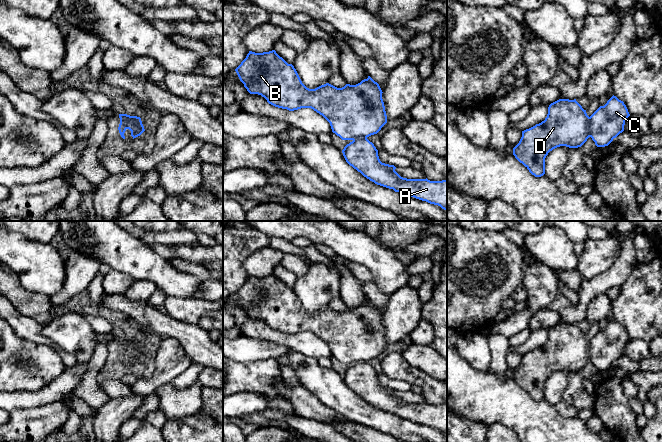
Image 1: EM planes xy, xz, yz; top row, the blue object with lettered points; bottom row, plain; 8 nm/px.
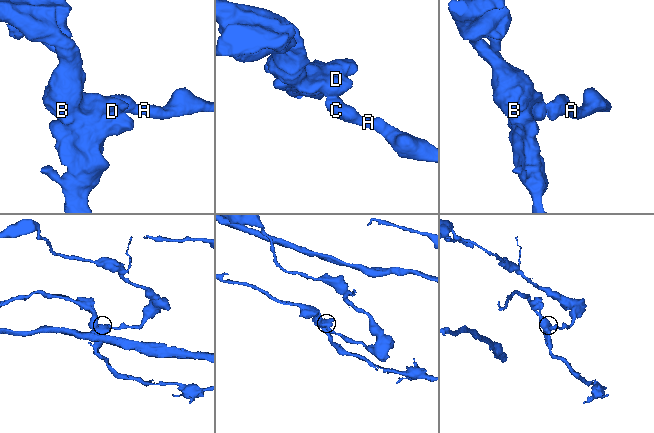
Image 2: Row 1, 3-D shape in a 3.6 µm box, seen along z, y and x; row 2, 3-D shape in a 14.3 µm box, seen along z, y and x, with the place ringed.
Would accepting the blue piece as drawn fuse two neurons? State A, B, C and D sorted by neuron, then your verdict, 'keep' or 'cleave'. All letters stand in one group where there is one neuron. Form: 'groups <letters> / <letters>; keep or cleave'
groups A C / B D; cleave

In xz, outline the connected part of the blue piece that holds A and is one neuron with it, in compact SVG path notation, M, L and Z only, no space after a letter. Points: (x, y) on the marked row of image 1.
M367 138L353 140L342 150L346 162L360 172L364 177L377 185L393 189L395 192L406 196L426 201L430 204L438 205L447 211L447 180L430 181L426 179L407 179L401 177L394 165L382 163L378 156L378 150Z

